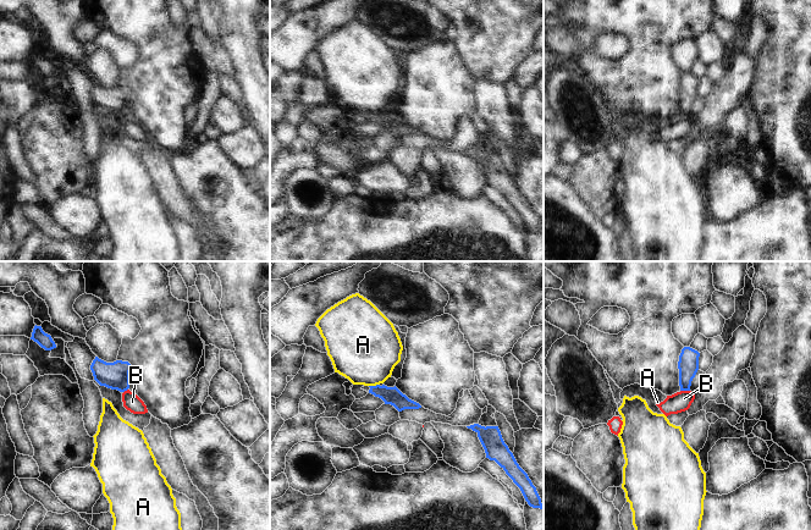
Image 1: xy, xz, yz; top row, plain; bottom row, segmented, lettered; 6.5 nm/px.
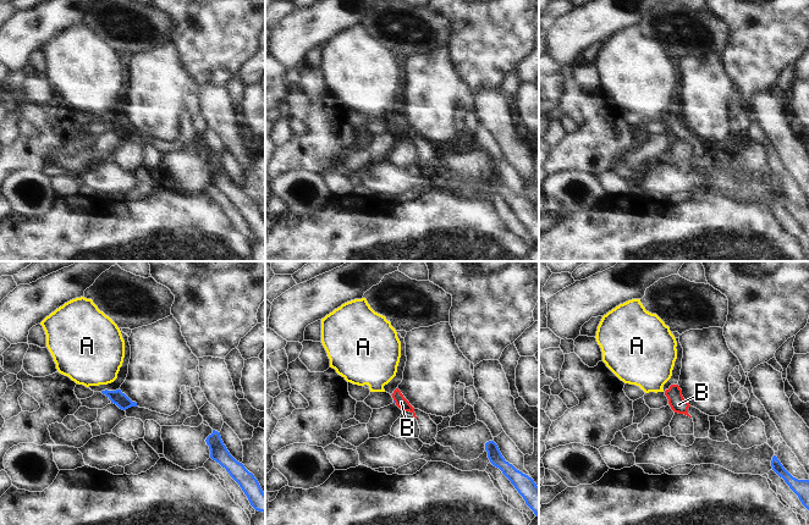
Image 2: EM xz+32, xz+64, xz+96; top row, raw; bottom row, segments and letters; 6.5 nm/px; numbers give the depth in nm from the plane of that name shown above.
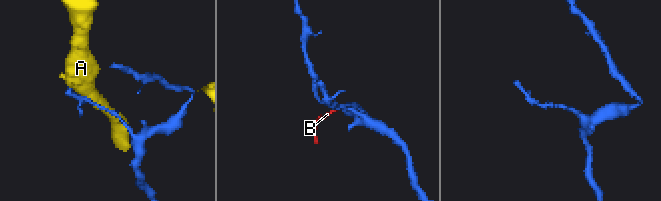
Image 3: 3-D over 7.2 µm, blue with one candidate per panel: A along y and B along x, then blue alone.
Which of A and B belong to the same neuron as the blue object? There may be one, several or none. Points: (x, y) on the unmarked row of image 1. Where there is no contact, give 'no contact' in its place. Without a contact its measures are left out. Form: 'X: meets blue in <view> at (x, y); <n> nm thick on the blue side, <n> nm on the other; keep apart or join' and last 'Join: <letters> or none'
A: meets blue in xz at (374, 112); 120 nm thick on the blue side, 440 nm on the other; keep apart
B: meets blue in yz at (685, 116); 140 nm thick on the blue side, 130 nm on the other; keep apart
Join: none

